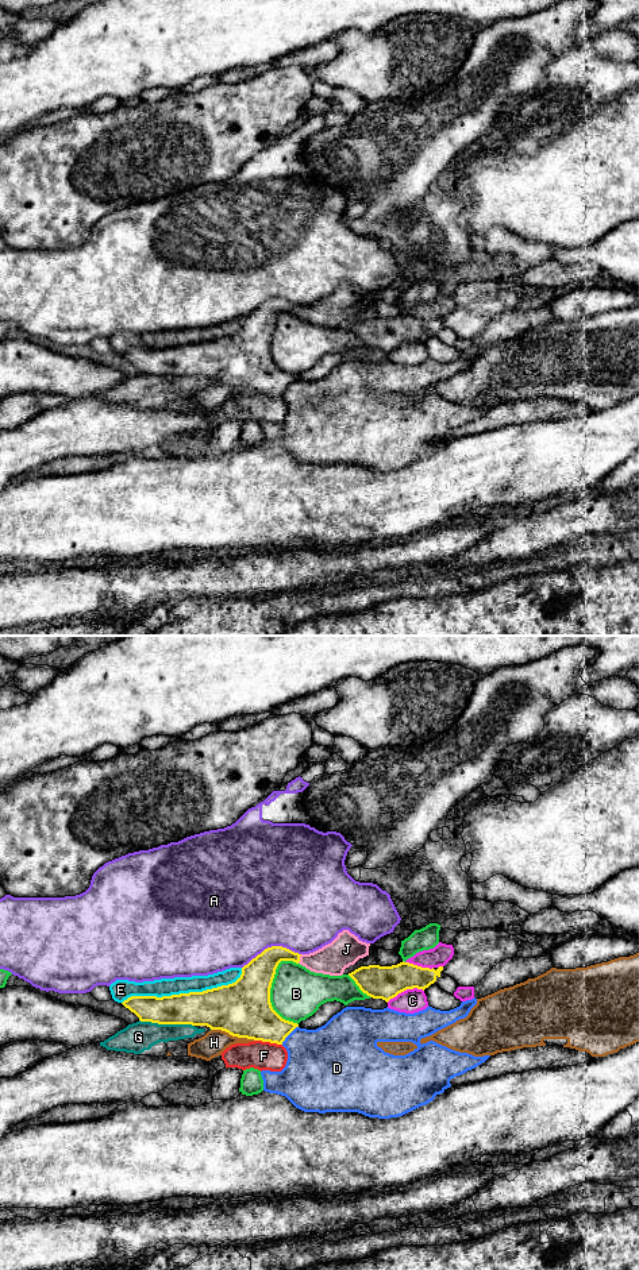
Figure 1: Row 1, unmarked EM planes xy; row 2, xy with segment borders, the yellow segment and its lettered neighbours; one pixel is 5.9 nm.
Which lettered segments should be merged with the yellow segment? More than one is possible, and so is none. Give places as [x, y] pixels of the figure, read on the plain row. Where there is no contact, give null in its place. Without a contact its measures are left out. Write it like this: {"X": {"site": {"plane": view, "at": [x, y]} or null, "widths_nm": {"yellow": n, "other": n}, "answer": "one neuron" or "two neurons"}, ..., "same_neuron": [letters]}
{"A": {"site": {"plane": "xy", "at": [272, 298]}, "widths_nm": {"yellow": 200, "other": 500}, "answer": "two neurons"}, "B": {"site": {"plane": "xy", "at": [269, 348]}, "widths_nm": {"yellow": 320, "other": 320}, "answer": "two neurons"}, "C": {"site": {"plane": "xy", "at": [404, 342]}, "widths_nm": {"yellow": 200, "other": 140}, "answer": "two neurons"}, "D": {"site": {"plane": "xy", "at": [288, 386]}, "widths_nm": {"yellow": 260, "other": 380}, "answer": "two neurons"}, "E": {"site": {"plane": "xy", "at": [184, 346]}, "widths_nm": {"yellow": 260, "other": 110}, "answer": "two neurons"}, "F": {"site": {"plane": "xy", "at": [268, 393]}, "widths_nm": {"yellow": 320, "other": 180}, "answer": "two neurons"}, "G": {"site": {"plane": "xy", "at": [166, 375]}, "widths_nm": {"yellow": 200, "other": 180}, "answer": "two neurons"}, "H": {"site": {"plane": "xy", "at": [233, 388]}, "widths_nm": {"yellow": 320, "other": 150}, "answer": "two neurons"}, "J": {"site": {"plane": "xy", "at": [299, 311]}, "widths_nm": {"yellow": 180, "other": 190}, "answer": "one neuron"}, "same_neuron": ["J"]}

